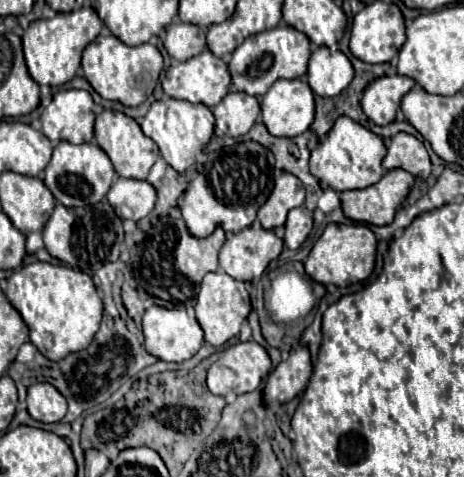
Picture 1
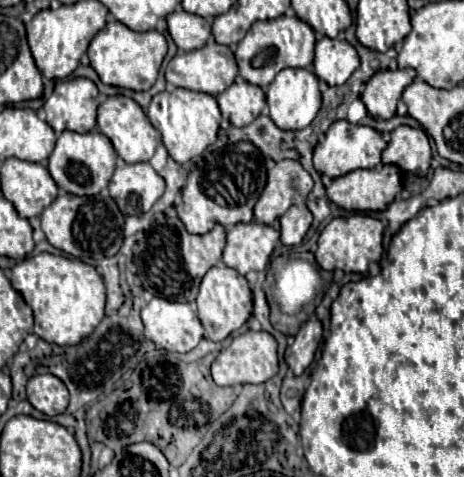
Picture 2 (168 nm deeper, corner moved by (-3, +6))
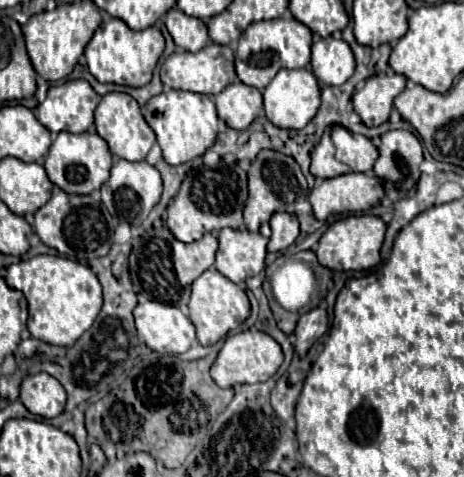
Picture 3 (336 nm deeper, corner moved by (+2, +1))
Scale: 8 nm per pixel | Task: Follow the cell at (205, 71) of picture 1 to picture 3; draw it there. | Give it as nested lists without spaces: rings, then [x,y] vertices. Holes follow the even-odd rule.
[[[207,44],[199,52],[173,52],[161,66],[161,82],[173,90],[187,90],[197,94],[219,94],[225,86],[237,80],[233,66],[233,50],[229,46]]]

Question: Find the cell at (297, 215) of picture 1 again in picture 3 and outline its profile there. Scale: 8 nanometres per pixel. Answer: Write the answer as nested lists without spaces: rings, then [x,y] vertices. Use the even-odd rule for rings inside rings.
[[[277,212],[271,218],[271,230],[273,230],[273,234],[271,234],[267,250],[269,252],[283,252],[299,236],[299,220],[295,214]]]

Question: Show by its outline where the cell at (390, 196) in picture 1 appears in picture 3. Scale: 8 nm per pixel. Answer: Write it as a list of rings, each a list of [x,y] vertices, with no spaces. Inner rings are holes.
[[[373,172],[343,174],[319,182],[311,190],[311,206],[319,220],[331,214],[367,212],[385,196],[381,180]]]

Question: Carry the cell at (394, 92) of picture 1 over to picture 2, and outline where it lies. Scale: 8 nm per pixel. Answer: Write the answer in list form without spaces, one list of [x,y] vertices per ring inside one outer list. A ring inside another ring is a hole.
[[[414,69],[376,71],[360,95],[368,113],[376,119],[390,119],[396,115],[396,103],[402,91],[414,81]]]

